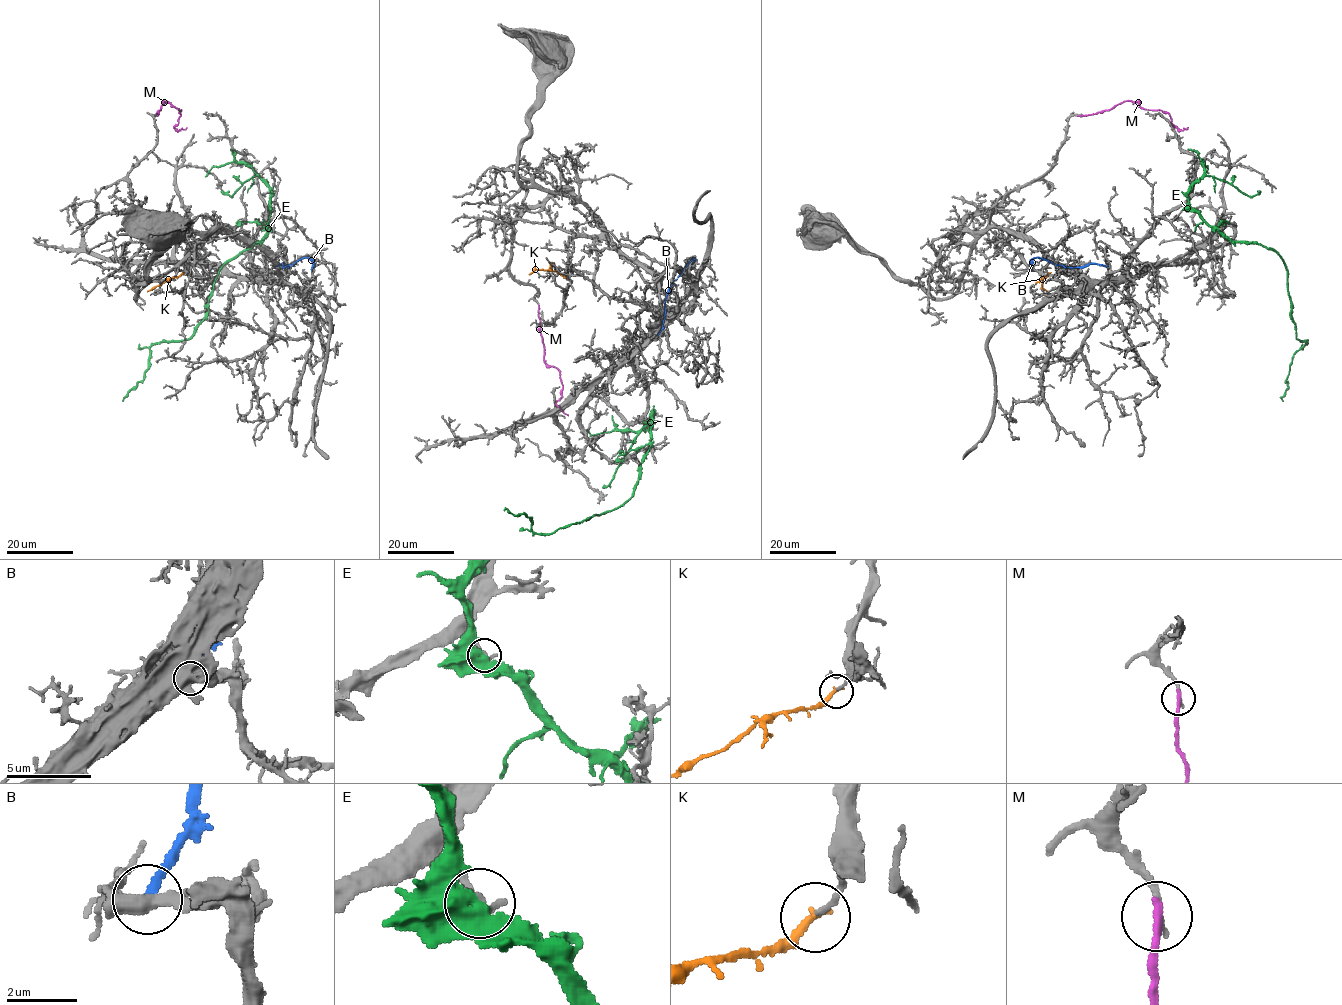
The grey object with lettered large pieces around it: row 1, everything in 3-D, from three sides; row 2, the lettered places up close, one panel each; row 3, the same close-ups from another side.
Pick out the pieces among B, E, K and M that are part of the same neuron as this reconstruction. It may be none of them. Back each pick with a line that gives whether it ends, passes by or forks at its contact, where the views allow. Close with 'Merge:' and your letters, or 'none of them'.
K: it ends
Merge: K

